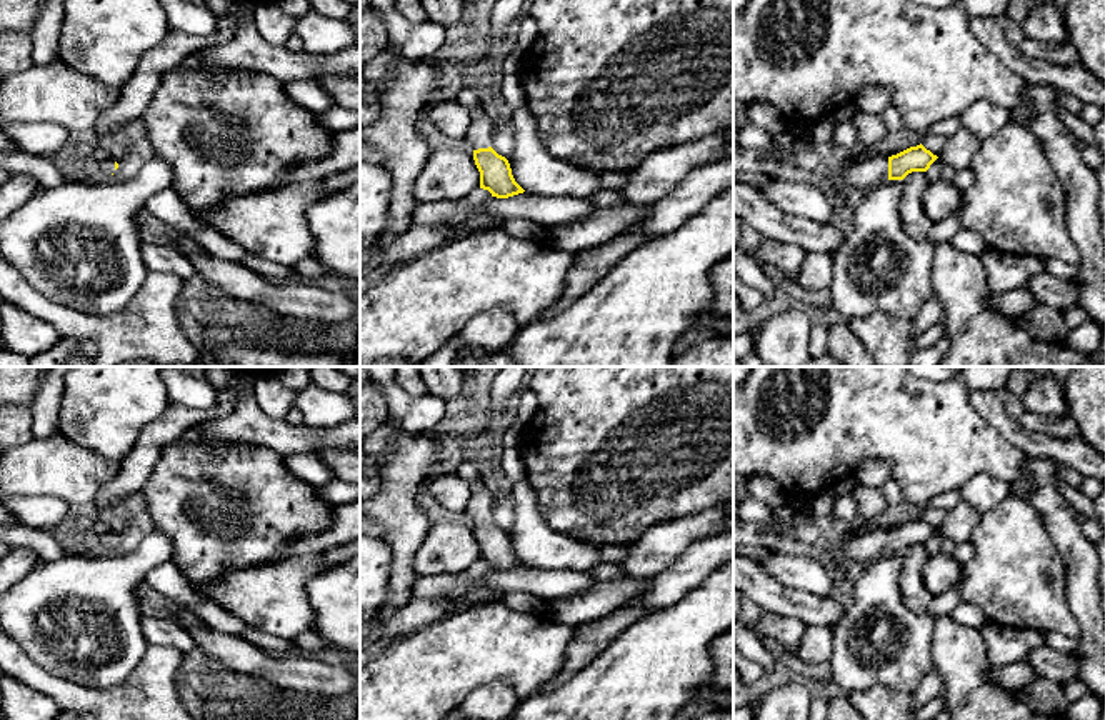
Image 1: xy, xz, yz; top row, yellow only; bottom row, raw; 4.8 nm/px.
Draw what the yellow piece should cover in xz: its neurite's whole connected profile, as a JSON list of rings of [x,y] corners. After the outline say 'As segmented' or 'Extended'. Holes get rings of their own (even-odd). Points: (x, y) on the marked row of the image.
[[[478,105],[468,112],[470,127],[463,137],[473,147],[473,160],[480,172],[480,188],[488,190],[492,197],[508,198],[525,190],[515,182],[510,163],[498,155],[492,147],[492,123]]]. Extended

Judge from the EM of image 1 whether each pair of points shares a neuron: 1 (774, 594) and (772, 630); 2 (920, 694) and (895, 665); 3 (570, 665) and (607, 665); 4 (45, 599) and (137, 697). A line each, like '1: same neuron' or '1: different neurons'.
1: different neurons
2: different neurons
3: different neurons
4: different neurons

